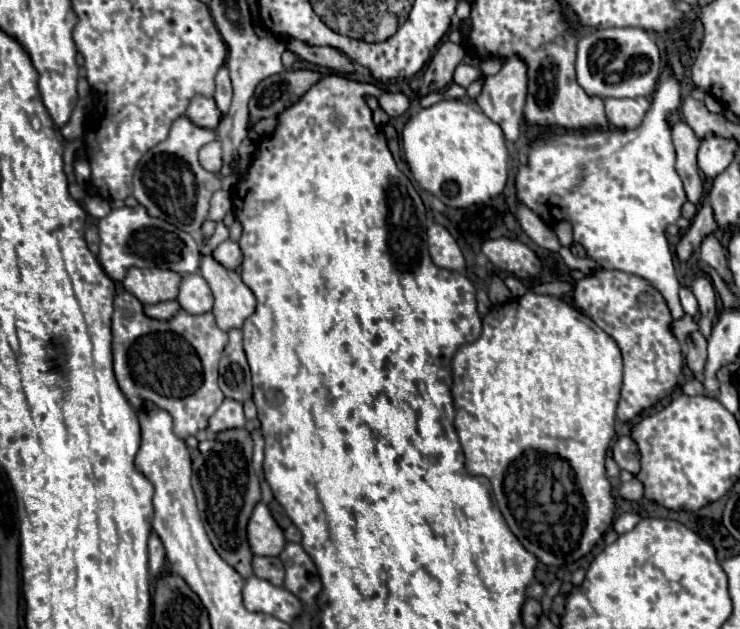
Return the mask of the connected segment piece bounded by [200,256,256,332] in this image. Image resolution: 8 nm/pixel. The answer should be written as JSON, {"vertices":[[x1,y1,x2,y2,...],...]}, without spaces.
{"vertices":[[212,256,202,258,200,274,214,292,212,314,218,328,224,332,242,328,244,320,256,308,256,298,252,290,242,282,240,274,234,270,226,270]]}

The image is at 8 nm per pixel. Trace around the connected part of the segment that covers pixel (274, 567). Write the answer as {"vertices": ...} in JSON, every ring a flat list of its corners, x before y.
{"vertices":[[254,556,252,558,252,566,254,566,254,574,258,578,270,580,276,586,282,586,284,582,284,568,280,564,278,558,268,558,268,556]]}

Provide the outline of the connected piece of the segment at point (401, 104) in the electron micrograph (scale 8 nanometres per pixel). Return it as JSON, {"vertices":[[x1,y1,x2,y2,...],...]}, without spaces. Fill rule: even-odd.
{"vertices":[[386,92,378,98,378,102,388,116,400,116,410,106,410,98,406,94,400,94,400,92]]}

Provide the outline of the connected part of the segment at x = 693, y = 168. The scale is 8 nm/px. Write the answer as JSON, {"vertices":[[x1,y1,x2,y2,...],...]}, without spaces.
{"vertices":[[678,122,672,128,672,142,676,148,676,170,684,182,686,198,692,204,698,204,702,198,702,178,698,172,696,154,700,148,700,138,694,134,694,130,686,122]]}

